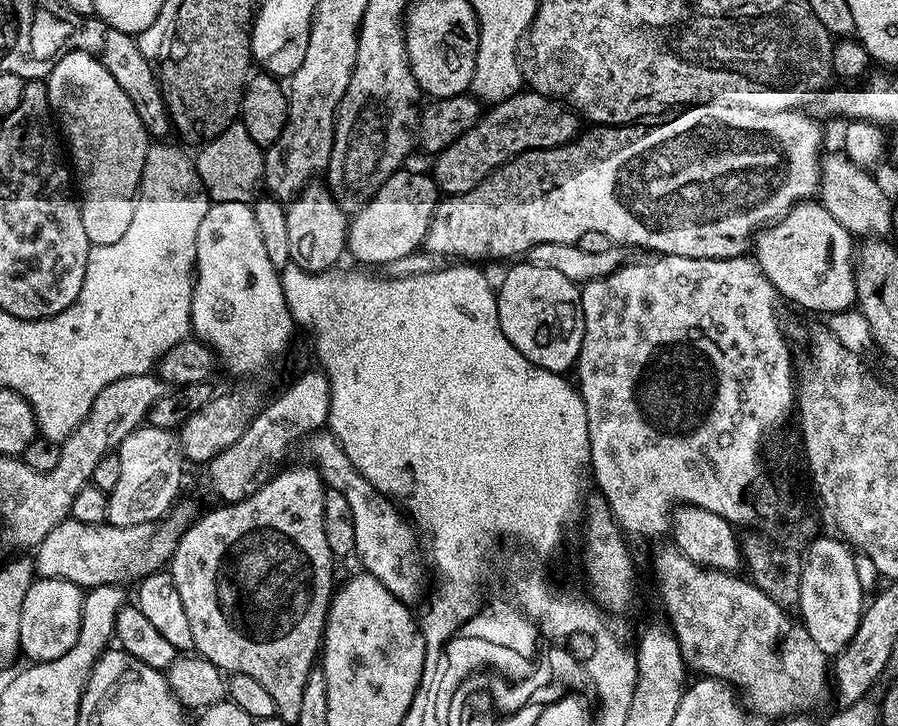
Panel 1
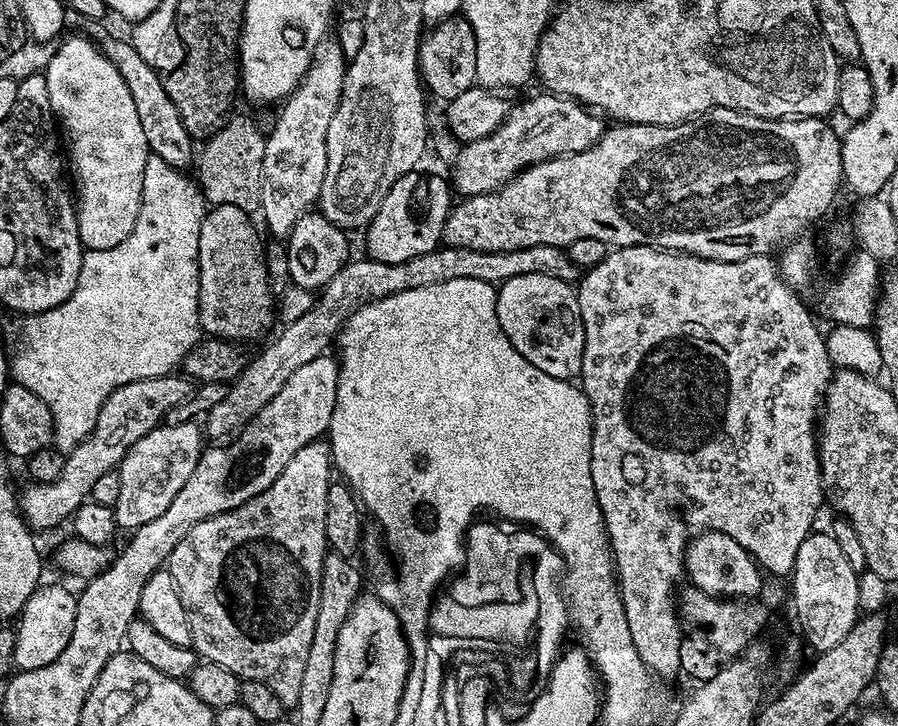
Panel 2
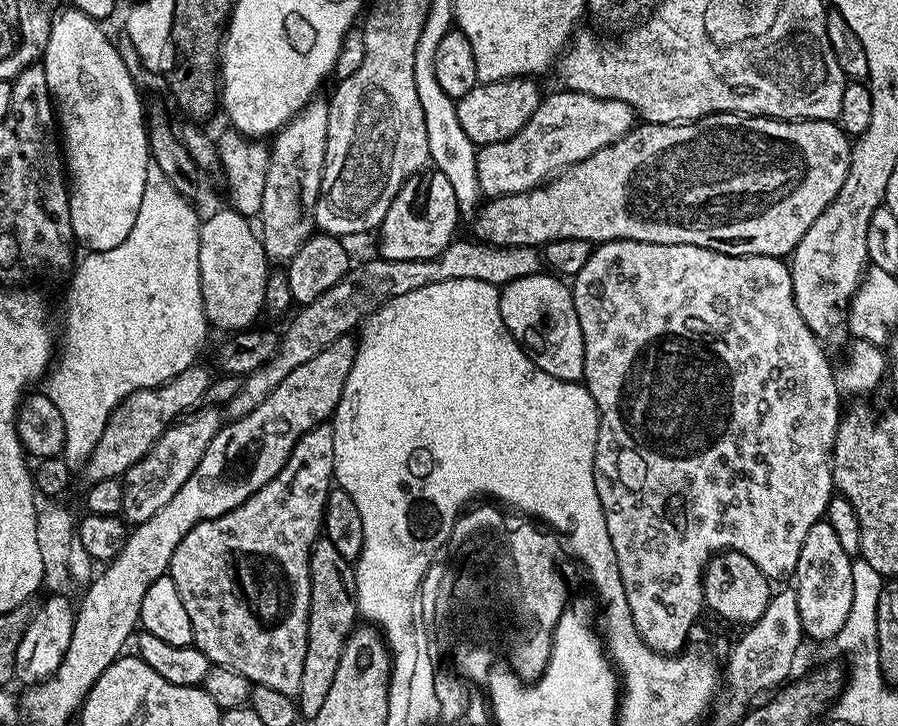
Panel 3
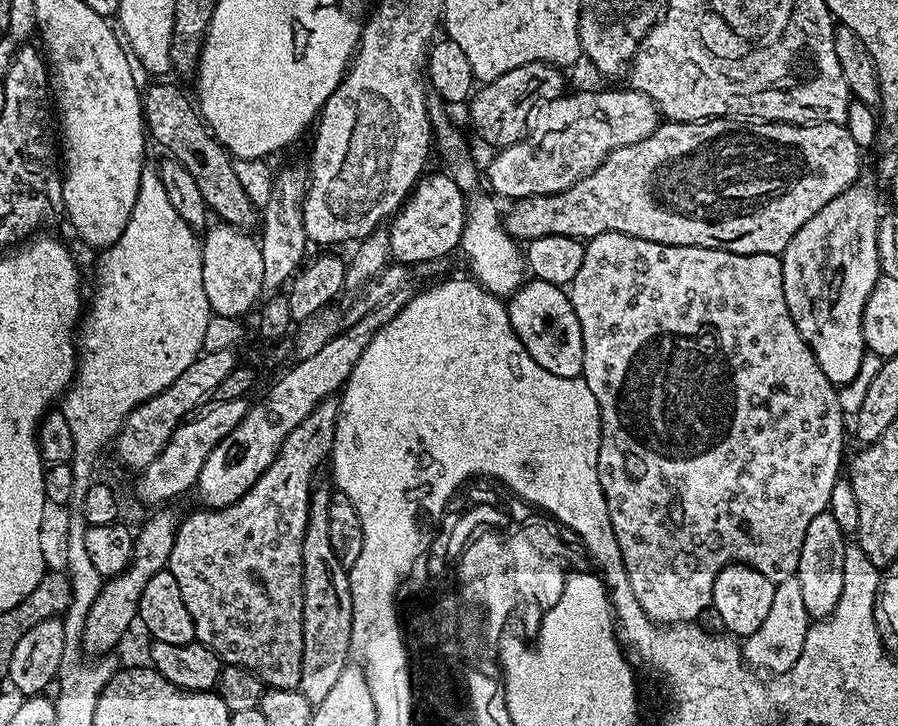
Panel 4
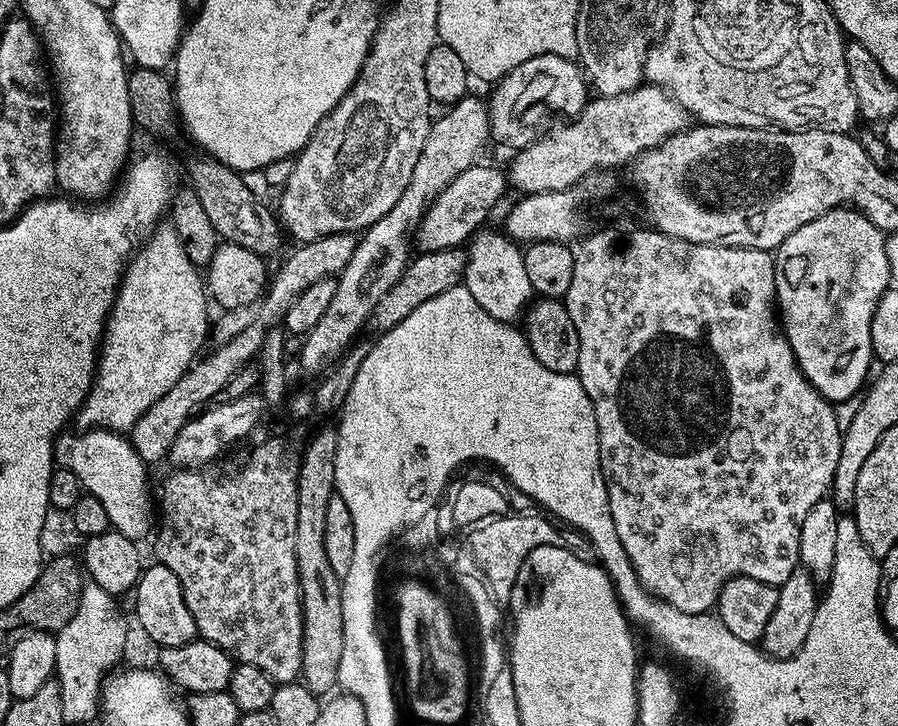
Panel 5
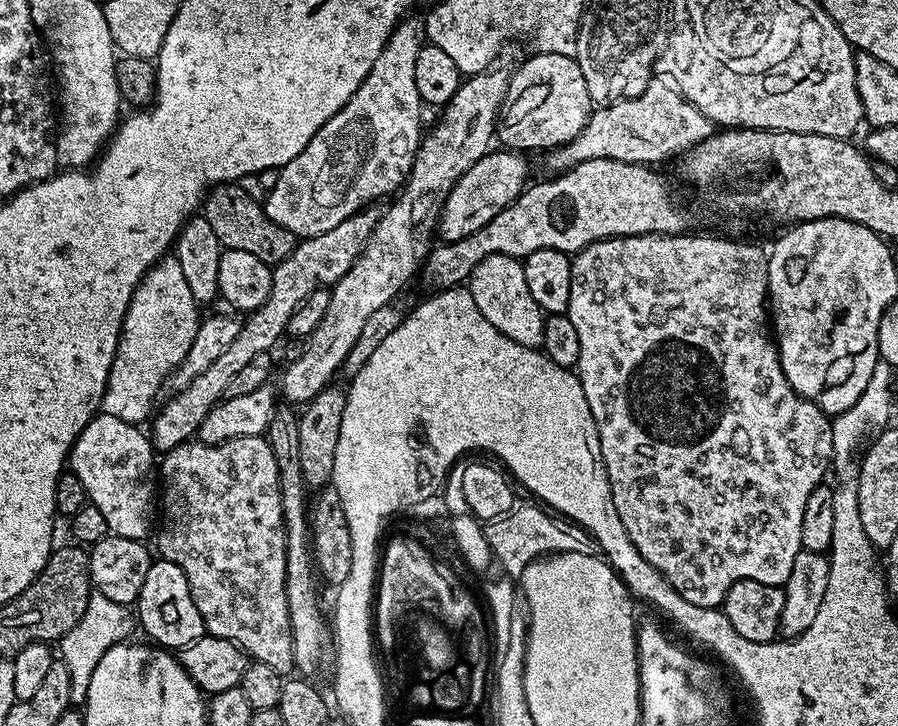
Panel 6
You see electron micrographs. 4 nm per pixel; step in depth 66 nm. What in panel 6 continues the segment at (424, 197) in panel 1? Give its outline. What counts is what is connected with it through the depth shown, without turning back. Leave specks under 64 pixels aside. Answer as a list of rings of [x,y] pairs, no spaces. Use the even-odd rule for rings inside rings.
[[[511,150],[489,151],[487,156],[483,156],[450,190],[450,194],[444,203],[444,209],[440,211],[440,222],[438,225],[438,236],[441,241],[461,240],[474,230],[482,230],[494,214],[498,214],[510,202],[514,202],[517,196],[524,191],[529,183],[528,164],[523,155]]]

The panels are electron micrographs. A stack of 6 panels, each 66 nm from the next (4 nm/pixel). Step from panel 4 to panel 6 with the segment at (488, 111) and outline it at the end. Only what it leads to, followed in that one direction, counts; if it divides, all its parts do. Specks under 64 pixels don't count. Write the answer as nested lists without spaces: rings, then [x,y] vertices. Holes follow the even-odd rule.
[[[545,52],[529,57],[513,72],[500,115],[496,117],[495,139],[499,143],[501,140],[505,149],[521,154],[529,154],[535,148],[551,150],[572,140],[584,129],[594,111],[586,78],[582,78],[575,58]]]

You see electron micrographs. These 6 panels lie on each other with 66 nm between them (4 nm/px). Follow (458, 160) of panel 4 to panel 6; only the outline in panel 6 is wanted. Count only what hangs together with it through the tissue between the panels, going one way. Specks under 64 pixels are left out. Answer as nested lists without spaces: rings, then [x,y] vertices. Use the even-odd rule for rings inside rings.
[[[491,256],[478,262],[466,281],[466,291],[474,298],[478,310],[484,315],[486,322],[494,326],[494,330],[527,348],[539,349],[543,345],[546,316],[530,295],[524,265],[517,257]]]

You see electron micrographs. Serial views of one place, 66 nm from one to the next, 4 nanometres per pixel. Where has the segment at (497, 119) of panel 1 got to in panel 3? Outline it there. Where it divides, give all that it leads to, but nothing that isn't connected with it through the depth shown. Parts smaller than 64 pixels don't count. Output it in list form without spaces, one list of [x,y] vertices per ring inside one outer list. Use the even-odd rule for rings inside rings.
[[[559,90],[553,96],[545,95],[540,105],[526,124],[508,140],[483,145],[476,153],[478,182],[481,193],[485,197],[509,196],[519,192],[528,192],[531,188],[539,188],[548,183],[554,176],[559,176],[570,166],[598,154],[607,144],[618,142],[627,132],[632,131],[638,117],[626,102],[594,98],[590,94]]]

